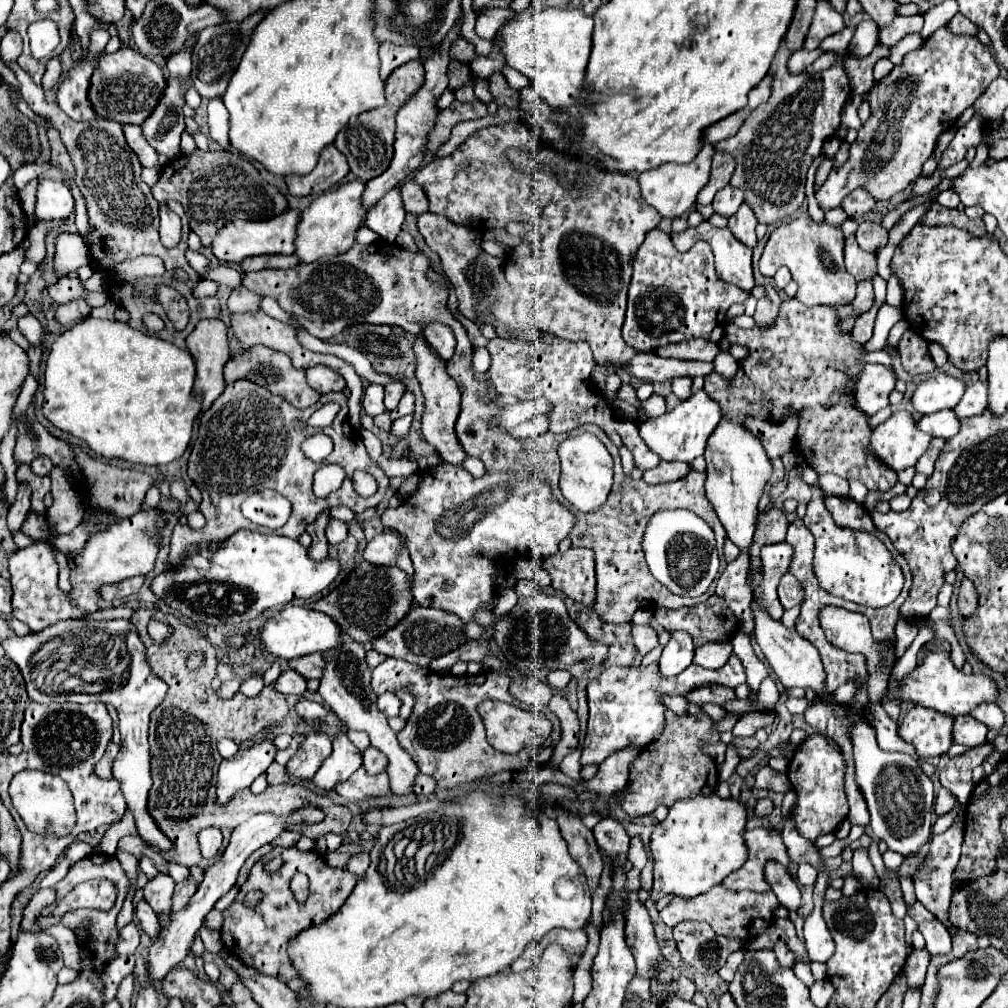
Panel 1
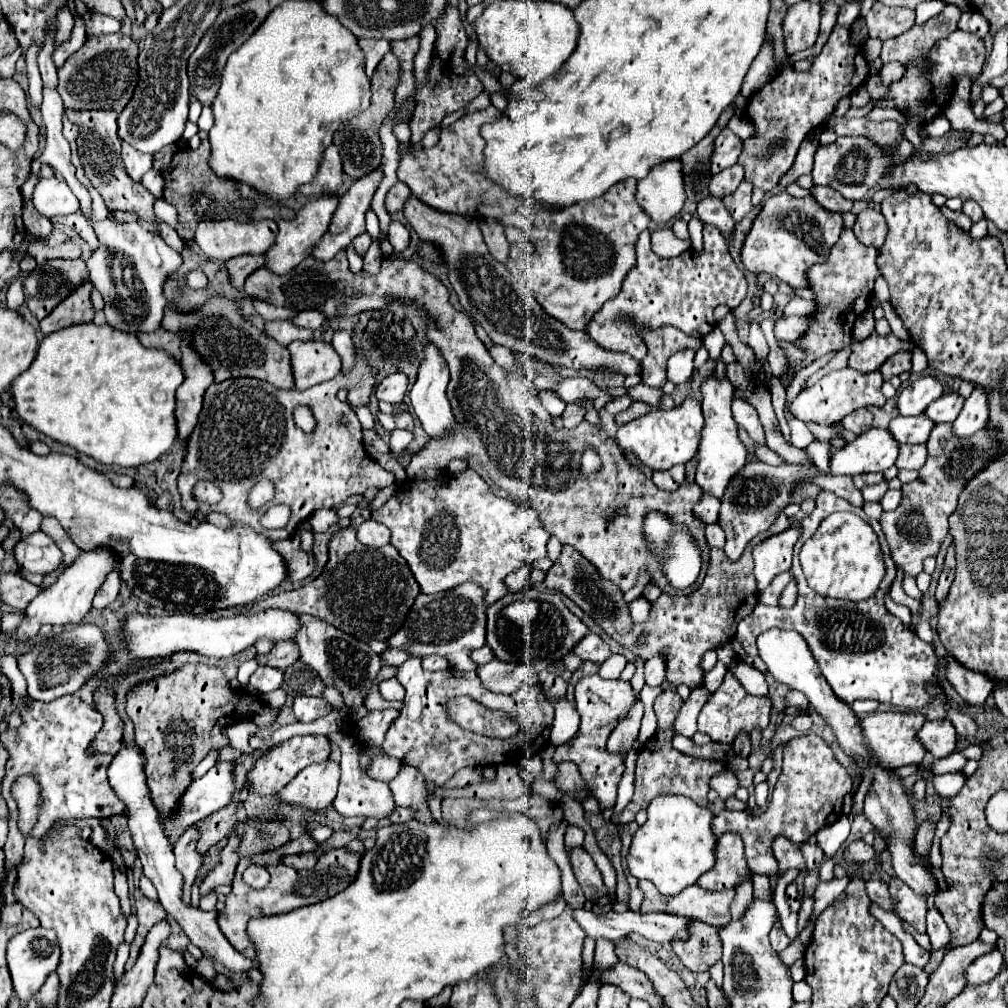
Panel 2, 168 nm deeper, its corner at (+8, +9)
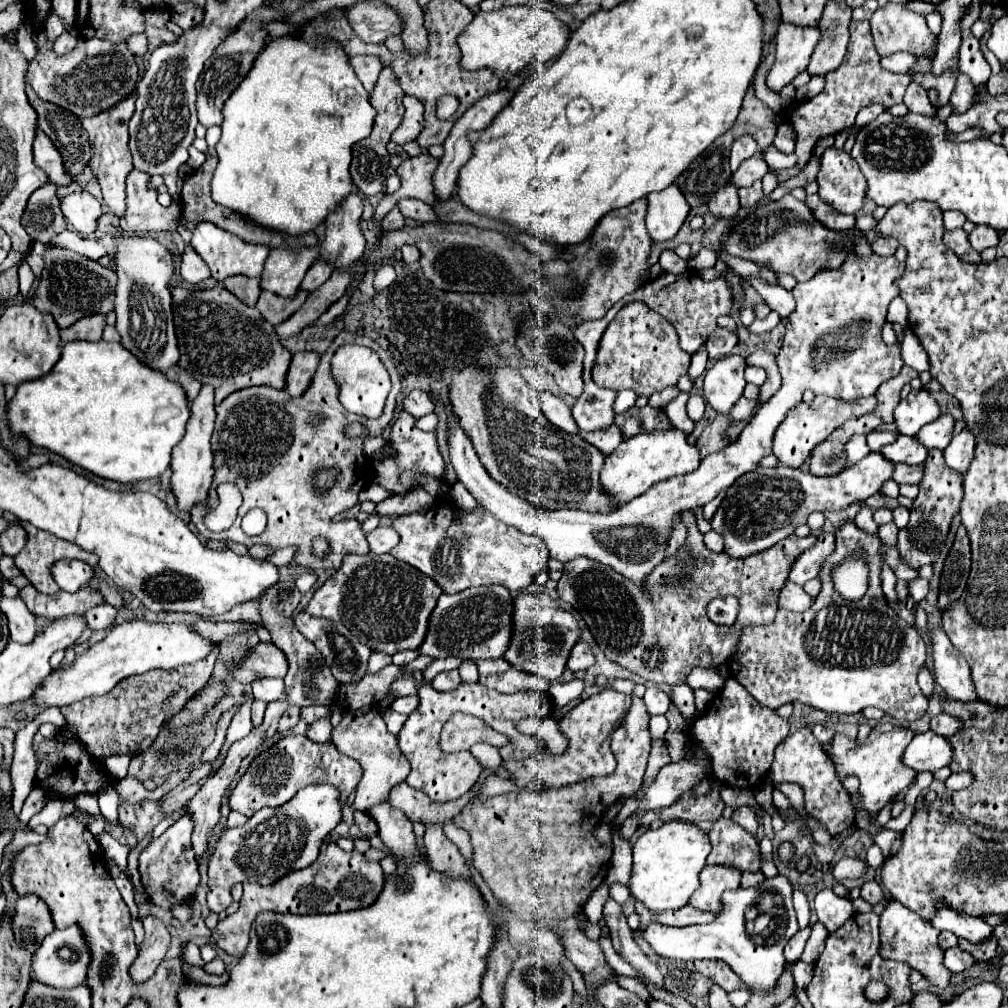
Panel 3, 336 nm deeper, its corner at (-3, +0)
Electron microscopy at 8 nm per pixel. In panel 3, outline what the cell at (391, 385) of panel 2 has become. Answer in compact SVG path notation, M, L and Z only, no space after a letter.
M412 390L404 398L404 404L402 406L412 416L424 416L424 414L430 414L434 410L434 404L432 404L428 392L424 392L424 390Z

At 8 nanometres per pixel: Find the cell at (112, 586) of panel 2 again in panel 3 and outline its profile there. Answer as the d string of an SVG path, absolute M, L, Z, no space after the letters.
M108 602L94 606L92 610L86 612L86 620L88 620L88 628L90 630L106 630L114 624L116 618L116 608Z

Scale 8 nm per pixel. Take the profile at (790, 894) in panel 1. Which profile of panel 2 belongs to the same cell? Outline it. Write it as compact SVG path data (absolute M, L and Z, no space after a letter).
M807 733L803 737L795 737L791 739L785 747L783 747L783 771L779 775L779 781L775 785L771 803L765 807L765 811L761 815L751 815L747 811L725 811L713 817L713 835L721 837L721 833L737 833L743 839L745 845L745 859L747 865L753 873L765 873L769 877L777 875L777 861L773 857L771 851L771 843L777 835L783 835L795 843L806 842L811 835L815 835L821 827L825 827L829 823L829 817L833 815L833 821L837 821L841 817L841 807L843 807L843 797L851 791L851 777L847 775L847 771L843 769L843 765L839 765L839 761L833 757L833 751L829 749L829 745L817 737L815 733Z

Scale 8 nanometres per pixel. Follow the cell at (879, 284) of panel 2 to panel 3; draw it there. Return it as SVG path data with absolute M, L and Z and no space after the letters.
M896 296L892 302L890 302L890 308L888 308L888 322L898 322L902 326L908 326L908 308L904 304L904 300L900 296Z

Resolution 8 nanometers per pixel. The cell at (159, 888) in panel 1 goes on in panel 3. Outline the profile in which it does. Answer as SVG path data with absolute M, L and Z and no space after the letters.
M148 914L142 920L142 924L146 930L146 938L142 942L142 950L138 952L138 958L130 966L132 978L136 982L144 982L156 972L158 964L164 960L164 956L170 948L170 940L172 940L170 930L166 928L166 924L158 916Z

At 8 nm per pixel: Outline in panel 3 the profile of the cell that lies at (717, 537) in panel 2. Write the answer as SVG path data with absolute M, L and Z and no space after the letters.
M710 530L704 534L704 544L708 550L714 550L714 552L722 552L724 550L724 538L720 538L718 532Z

